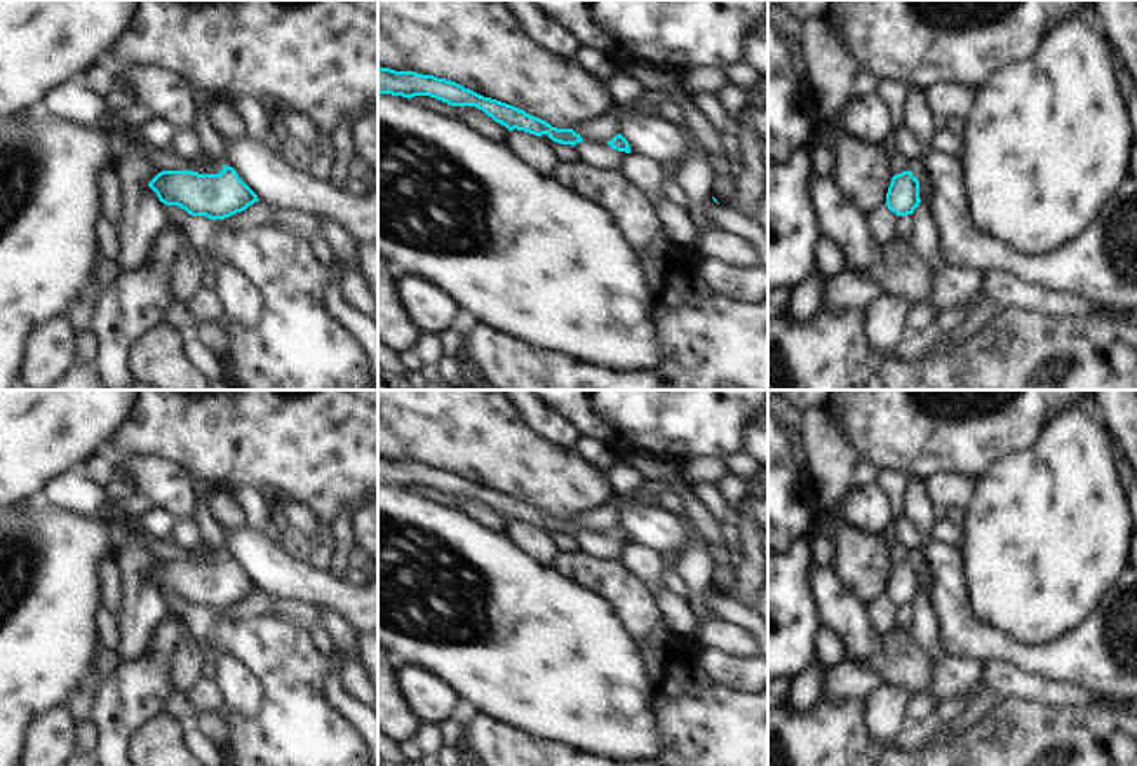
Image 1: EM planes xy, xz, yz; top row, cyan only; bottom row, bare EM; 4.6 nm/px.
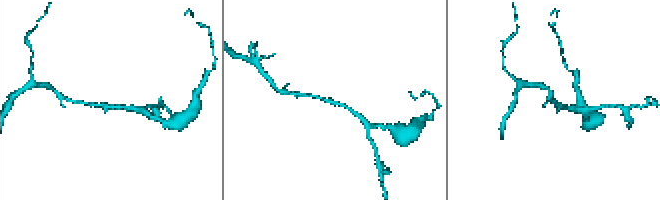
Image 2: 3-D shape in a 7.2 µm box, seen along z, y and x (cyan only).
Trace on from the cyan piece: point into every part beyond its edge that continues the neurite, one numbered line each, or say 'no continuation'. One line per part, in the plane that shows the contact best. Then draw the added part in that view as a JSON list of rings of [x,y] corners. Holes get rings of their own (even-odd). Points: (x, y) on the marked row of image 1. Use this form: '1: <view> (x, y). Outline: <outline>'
no continuation.

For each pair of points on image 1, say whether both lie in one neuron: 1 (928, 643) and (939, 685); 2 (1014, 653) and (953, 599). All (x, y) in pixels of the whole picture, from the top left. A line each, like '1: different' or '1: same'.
1: same
2: same

